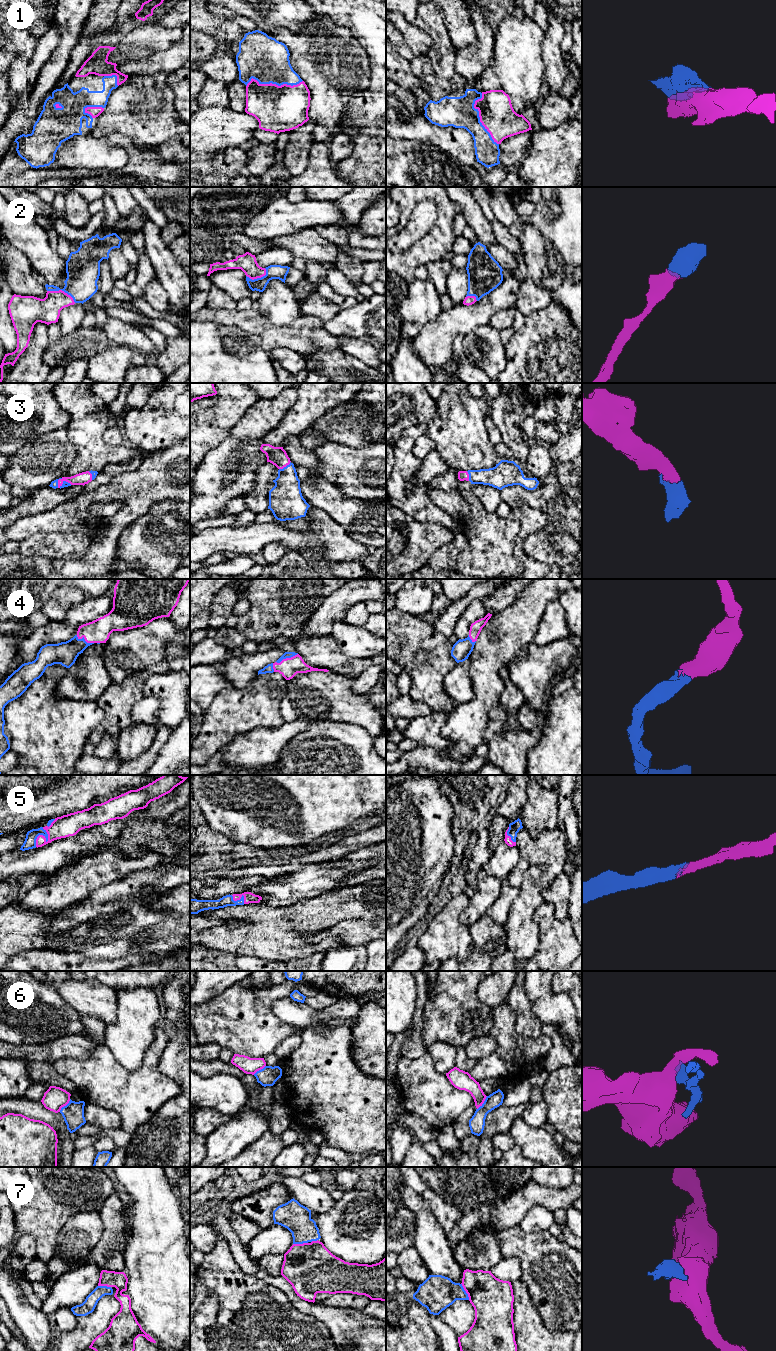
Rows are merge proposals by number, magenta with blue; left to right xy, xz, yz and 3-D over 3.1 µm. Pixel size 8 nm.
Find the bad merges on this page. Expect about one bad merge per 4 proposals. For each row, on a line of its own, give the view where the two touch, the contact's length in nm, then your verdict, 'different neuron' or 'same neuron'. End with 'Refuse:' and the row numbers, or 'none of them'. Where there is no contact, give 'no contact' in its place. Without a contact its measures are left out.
1: xz | 460 nm | same neuron
2: xy | 260 nm | same neuron
3: xz | 120 nm | same neuron
4: xz | 190 nm | same neuron
5: xy | 170 nm | same neuron
6: xy | 140 nm | different neuron
7: yz | 150 nm | same neuron
Refuse: 6

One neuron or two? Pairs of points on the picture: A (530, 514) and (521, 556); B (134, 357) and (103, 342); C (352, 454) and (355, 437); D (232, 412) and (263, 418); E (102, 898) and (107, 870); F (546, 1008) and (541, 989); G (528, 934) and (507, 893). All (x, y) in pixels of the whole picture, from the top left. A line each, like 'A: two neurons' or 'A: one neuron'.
A: one neuron
B: two neurons
C: two neurons
D: two neurons
E: two neurons
F: one neuron
G: two neurons

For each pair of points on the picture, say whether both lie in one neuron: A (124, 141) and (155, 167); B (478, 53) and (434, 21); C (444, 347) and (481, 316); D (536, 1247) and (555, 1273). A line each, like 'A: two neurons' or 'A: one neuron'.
A: one neuron
B: two neurons
C: one neuron
D: one neuron

